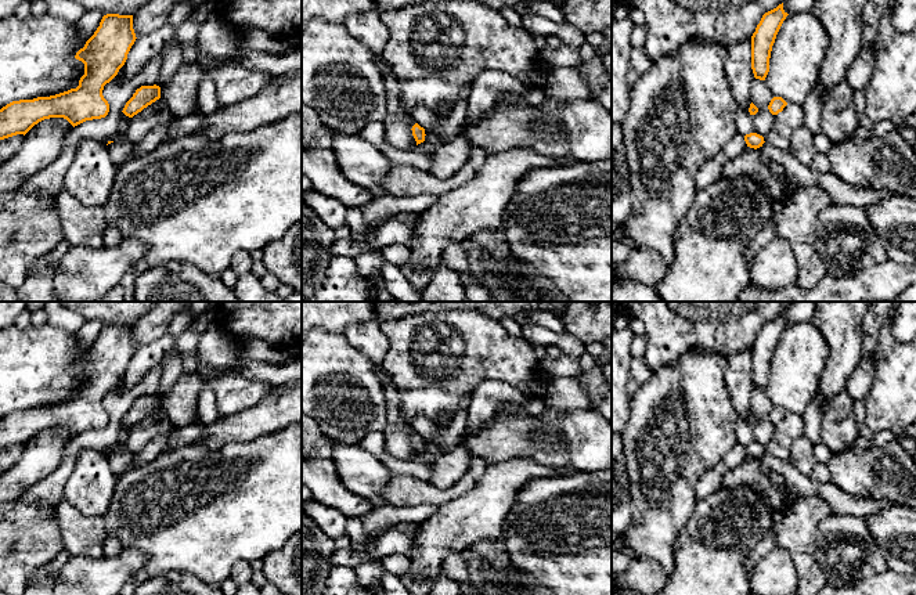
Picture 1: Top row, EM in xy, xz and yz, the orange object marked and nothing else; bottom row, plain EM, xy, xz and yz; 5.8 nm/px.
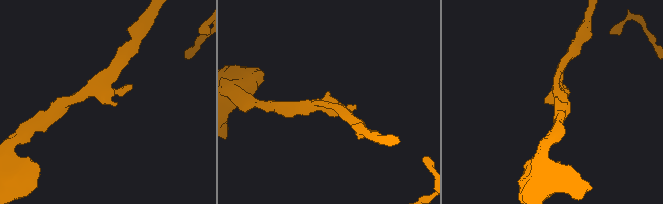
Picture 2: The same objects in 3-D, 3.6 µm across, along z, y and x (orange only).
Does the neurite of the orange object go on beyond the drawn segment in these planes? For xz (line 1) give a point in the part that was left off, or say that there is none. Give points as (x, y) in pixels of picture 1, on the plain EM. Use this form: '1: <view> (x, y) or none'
1: none

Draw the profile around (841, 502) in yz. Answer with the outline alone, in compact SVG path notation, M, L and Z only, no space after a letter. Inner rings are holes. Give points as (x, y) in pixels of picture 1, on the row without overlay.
M764 452L760 458L757 458L757 461L767 470L782 475L785 477L786 487L793 493L796 500L808 495L821 497L830 505L833 515L863 518L894 505L891 501L873 501L851 495L832 482L814 482L805 473L798 472L789 459L780 459Z

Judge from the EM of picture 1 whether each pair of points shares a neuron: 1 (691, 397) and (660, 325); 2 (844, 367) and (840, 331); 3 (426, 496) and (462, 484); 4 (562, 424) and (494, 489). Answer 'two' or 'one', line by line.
1: two
2: one
3: one
4: one

